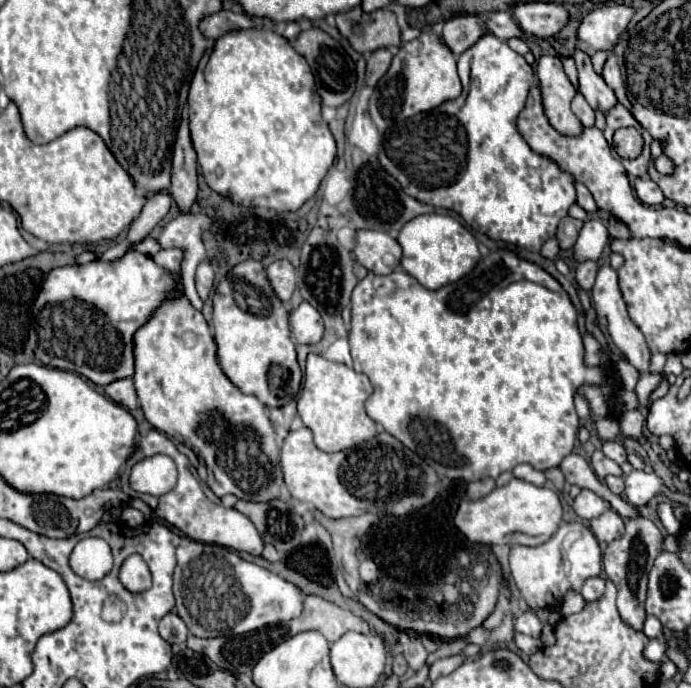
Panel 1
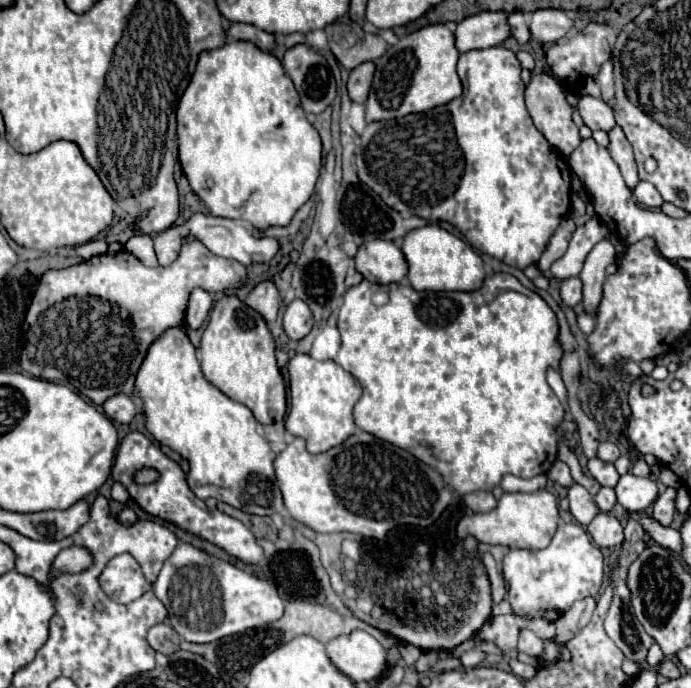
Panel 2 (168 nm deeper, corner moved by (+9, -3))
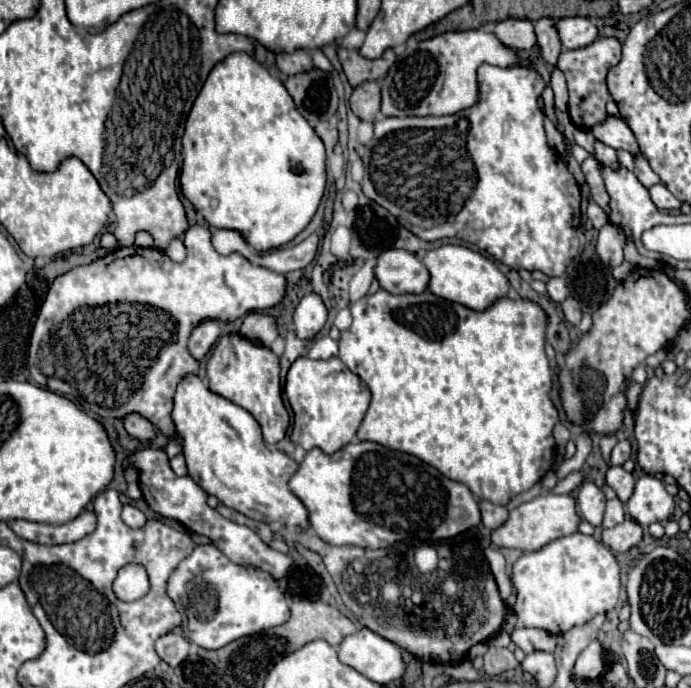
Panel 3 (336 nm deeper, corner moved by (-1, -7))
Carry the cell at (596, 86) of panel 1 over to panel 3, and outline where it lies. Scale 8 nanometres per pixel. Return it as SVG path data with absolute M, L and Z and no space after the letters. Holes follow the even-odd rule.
M608 114L602 124L596 124L592 128L592 134L594 134L596 140L602 140L604 144L608 144L608 146L612 146L616 150L624 148L624 150L628 150L634 156L640 154L632 130L628 128L628 124L620 116Z

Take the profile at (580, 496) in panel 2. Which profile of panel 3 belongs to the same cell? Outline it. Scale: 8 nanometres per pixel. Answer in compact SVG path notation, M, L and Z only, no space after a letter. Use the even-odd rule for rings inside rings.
M584 482L578 490L576 500L578 500L584 520L588 520L592 526L600 526L602 516L604 516L604 506L606 506L606 498L602 490L594 482Z

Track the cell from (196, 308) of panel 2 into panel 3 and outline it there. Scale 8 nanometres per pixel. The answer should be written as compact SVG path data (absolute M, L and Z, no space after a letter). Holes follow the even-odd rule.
M202 320L202 324L198 324L198 328L194 328L188 348L190 354L196 360L202 360L206 356L206 352L216 344L220 336L220 324L216 320Z

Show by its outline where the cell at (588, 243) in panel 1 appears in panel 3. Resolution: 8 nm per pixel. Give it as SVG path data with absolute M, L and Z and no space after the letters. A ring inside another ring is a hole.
M558 276L558 278L550 278L548 286L548 296L554 302L562 302L568 296L568 278L566 276Z

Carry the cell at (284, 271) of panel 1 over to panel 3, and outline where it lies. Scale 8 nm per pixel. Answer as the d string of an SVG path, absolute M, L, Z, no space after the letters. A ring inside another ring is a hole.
M250 312L240 326L240 334L256 340L258 344L270 346L278 336L276 318L268 316L268 314L262 314L262 312Z

